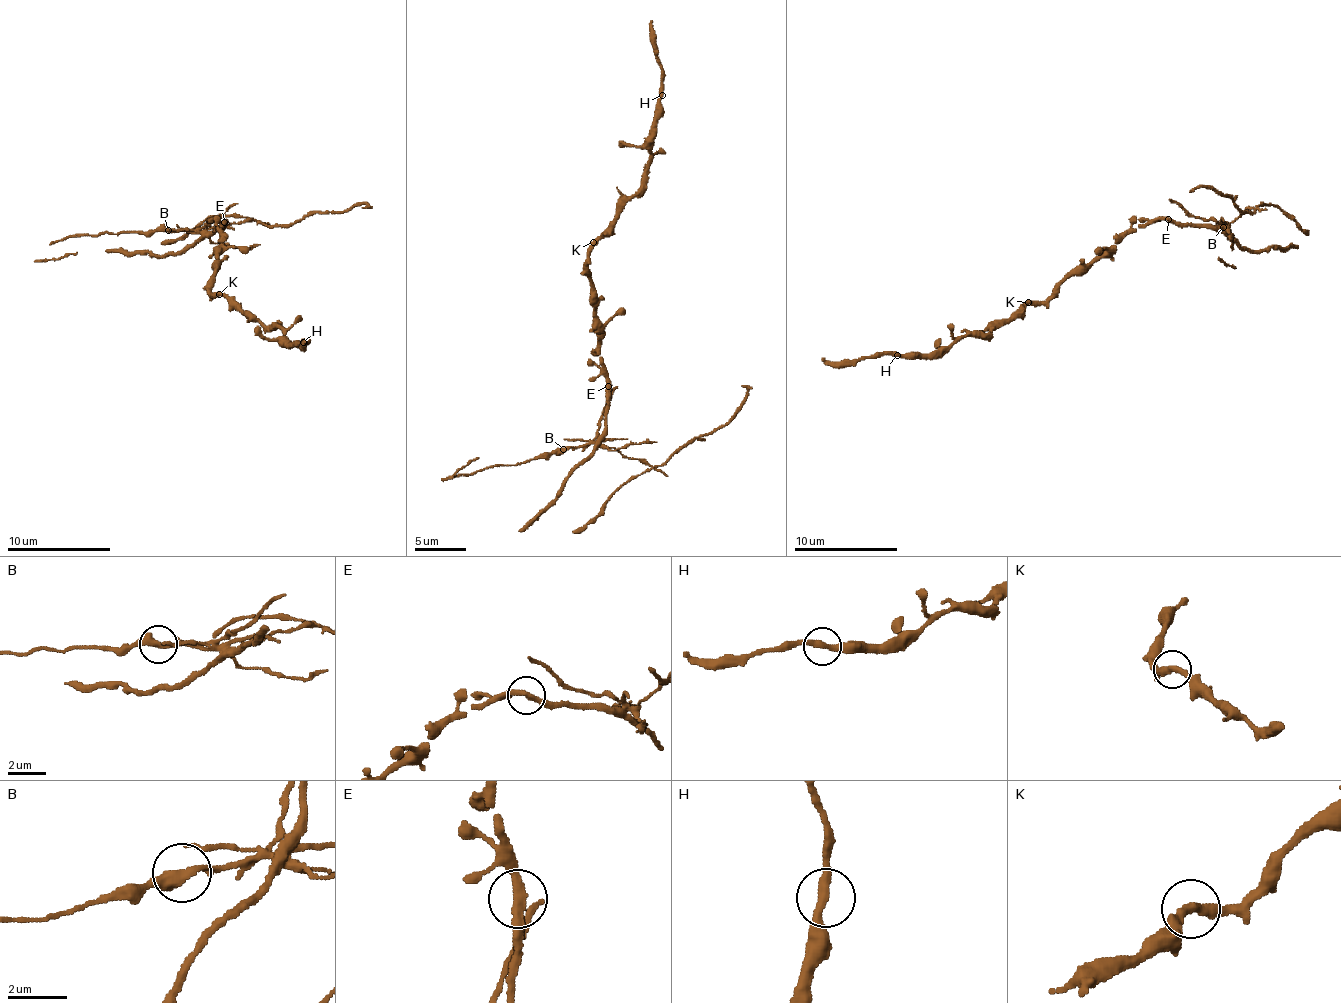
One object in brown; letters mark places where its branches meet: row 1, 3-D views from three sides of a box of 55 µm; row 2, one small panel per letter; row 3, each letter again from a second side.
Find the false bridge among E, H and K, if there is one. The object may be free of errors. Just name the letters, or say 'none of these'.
E

